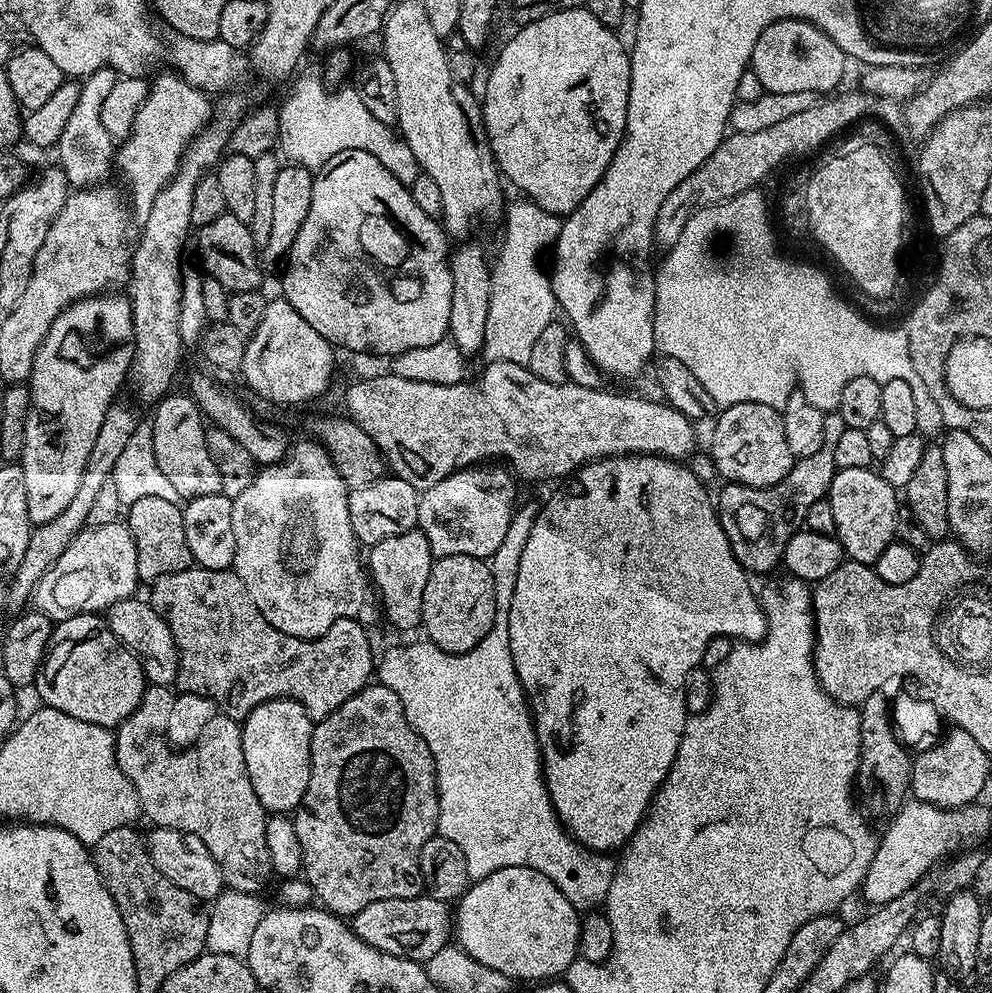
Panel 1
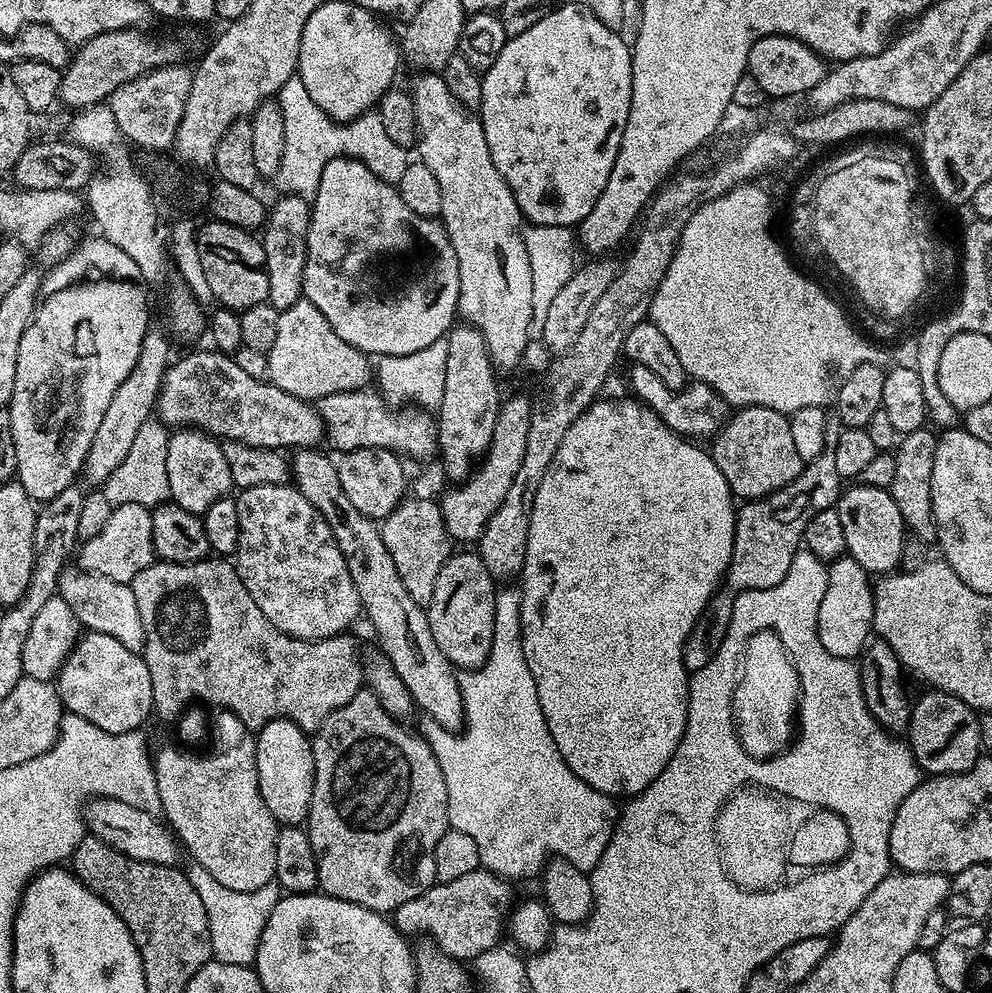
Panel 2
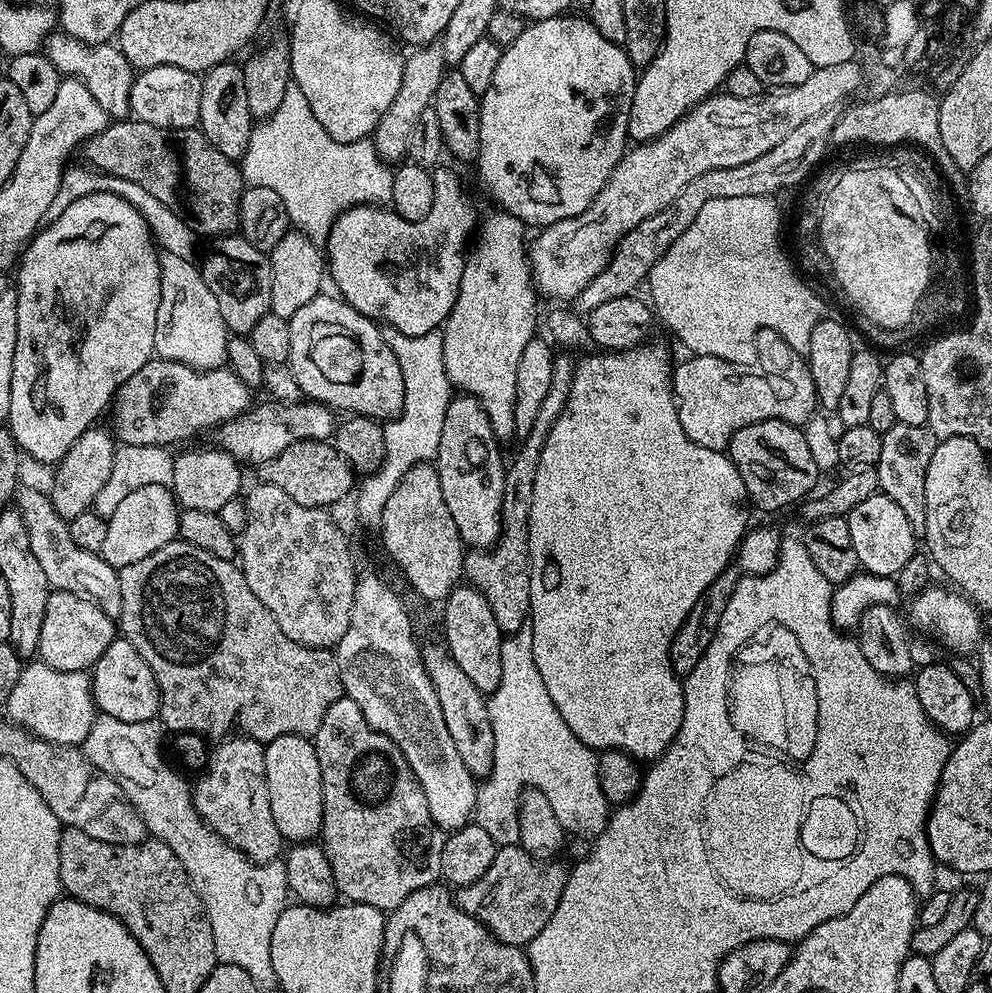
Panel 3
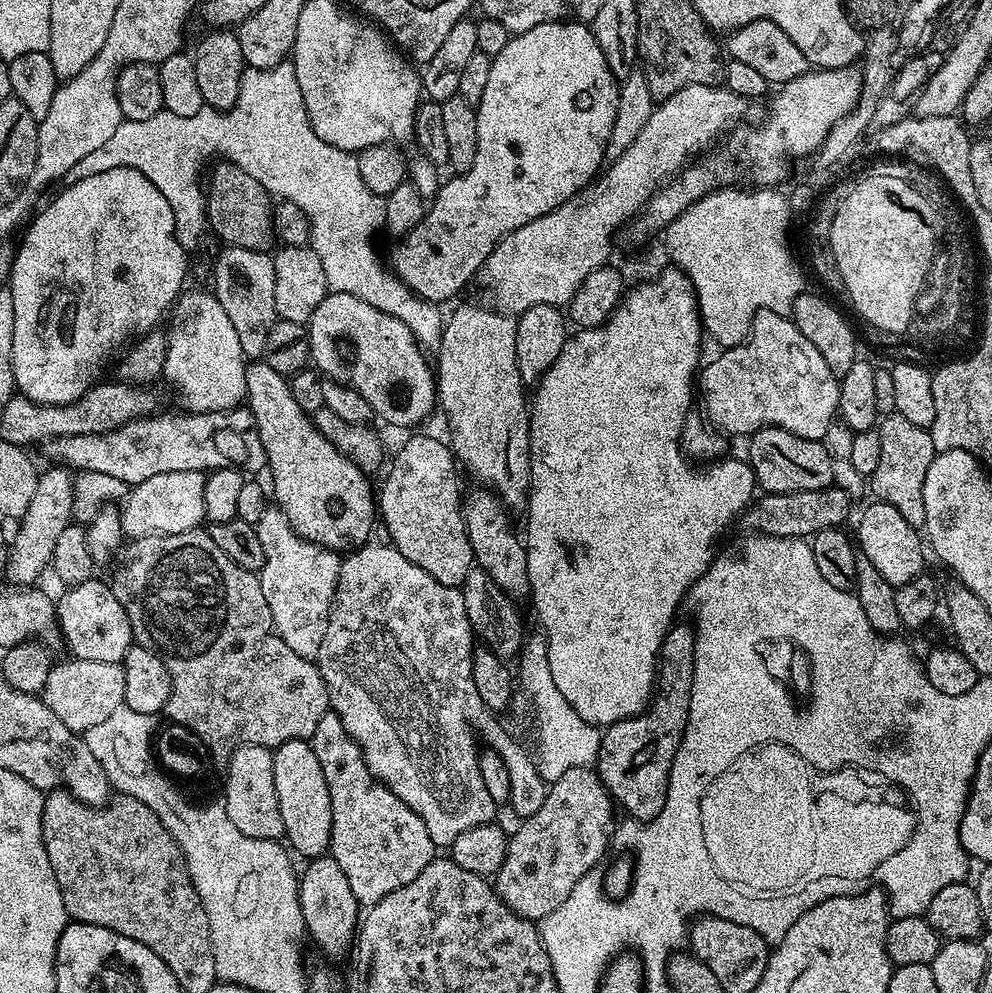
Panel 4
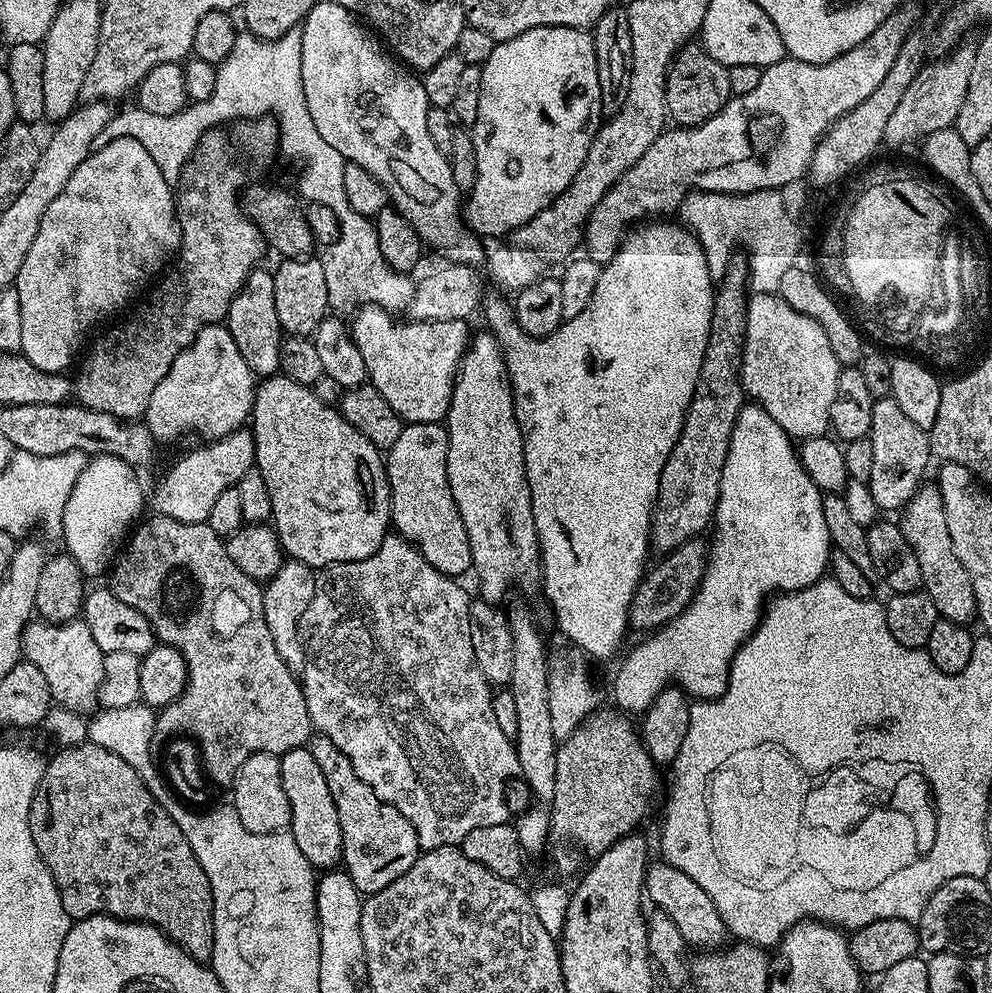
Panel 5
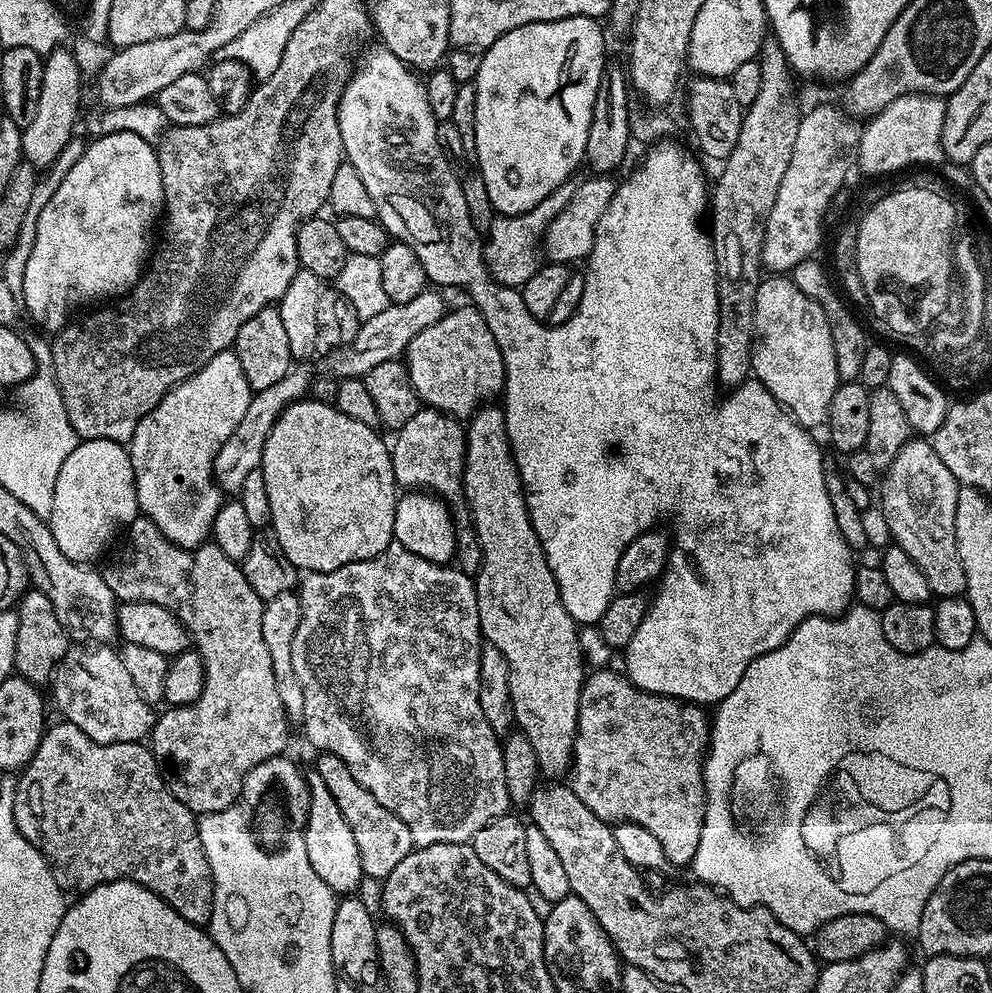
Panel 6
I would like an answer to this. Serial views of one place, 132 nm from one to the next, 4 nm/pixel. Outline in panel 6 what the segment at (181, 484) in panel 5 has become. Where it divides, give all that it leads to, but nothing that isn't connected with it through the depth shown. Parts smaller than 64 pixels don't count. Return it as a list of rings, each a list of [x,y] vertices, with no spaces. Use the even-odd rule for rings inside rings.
[[[304,366],[293,367],[291,372],[282,378],[282,382],[274,382],[274,386],[266,386],[266,390],[255,393],[246,406],[246,415],[242,417],[242,422],[234,429],[234,434],[222,442],[218,454],[214,458],[212,475],[216,477],[216,484],[221,492],[225,494],[239,494],[242,490],[242,482],[246,482],[246,477],[250,470],[260,467],[262,462],[262,450],[266,450],[266,438],[270,438],[270,430],[274,422],[296,400],[305,399],[306,393],[310,388],[310,375]]]

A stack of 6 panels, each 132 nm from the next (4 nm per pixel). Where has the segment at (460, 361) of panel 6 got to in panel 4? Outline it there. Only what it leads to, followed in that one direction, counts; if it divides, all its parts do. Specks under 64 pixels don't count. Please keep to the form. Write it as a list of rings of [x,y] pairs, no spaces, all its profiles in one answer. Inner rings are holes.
[[[332,292],[325,296],[324,301],[314,310],[309,318],[308,345],[312,351],[310,357],[315,371],[321,377],[337,380],[339,384],[347,384],[358,390],[366,402],[370,402],[373,413],[381,416],[388,424],[397,424],[400,428],[408,428],[411,424],[420,424],[432,408],[437,407],[436,378],[433,365],[426,357],[425,349],[416,343],[416,336],[408,329],[404,322],[398,322],[390,314],[382,314],[370,302],[362,302],[362,298],[354,298],[354,294]]]

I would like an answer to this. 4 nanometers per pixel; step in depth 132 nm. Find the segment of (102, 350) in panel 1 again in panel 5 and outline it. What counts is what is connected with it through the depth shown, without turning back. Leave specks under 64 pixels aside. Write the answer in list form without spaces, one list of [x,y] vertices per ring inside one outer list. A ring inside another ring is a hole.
[[[118,138],[107,144],[105,148],[89,152],[87,158],[82,162],[82,166],[78,166],[78,170],[74,170],[74,174],[70,174],[70,182],[66,182],[62,194],[58,194],[58,198],[54,198],[54,202],[50,202],[46,214],[42,214],[38,234],[34,238],[34,246],[30,246],[30,254],[26,254],[26,262],[22,262],[22,270],[18,270],[14,285],[18,290],[18,303],[22,306],[20,352],[30,362],[34,362],[34,366],[38,366],[38,370],[57,374],[67,373],[72,359],[74,359],[74,364],[77,357],[81,355],[80,343],[83,342],[84,335],[95,324],[102,323],[107,316],[112,316],[119,308],[126,307],[136,295],[139,297],[169,267],[170,261],[180,251],[180,224],[176,221],[176,202],[174,188],[173,192],[172,188],[170,181],[162,178],[162,170],[158,170],[158,162],[154,162],[154,158],[150,158],[146,146],[142,146],[142,142],[138,142],[134,138]]]

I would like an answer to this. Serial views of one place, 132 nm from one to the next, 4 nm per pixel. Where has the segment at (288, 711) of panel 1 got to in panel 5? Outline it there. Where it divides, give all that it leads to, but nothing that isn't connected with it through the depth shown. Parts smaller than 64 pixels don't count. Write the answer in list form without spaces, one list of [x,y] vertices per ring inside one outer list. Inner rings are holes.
[[[306,746],[285,752],[280,756],[280,769],[282,788],[286,790],[286,798],[290,802],[290,831],[294,842],[298,842],[298,850],[306,854],[313,868],[335,869],[344,858],[342,826],[338,826],[338,810],[334,807],[334,798],[330,798],[330,786],[326,786],[326,778],[314,754],[310,754]]]

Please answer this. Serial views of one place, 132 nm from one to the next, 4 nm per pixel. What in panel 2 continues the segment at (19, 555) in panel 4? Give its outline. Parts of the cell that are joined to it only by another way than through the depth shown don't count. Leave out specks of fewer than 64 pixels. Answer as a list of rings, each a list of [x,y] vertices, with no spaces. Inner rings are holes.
[[[149,327],[148,333],[142,338],[142,350],[138,354],[138,362],[134,362],[134,370],[126,374],[126,382],[114,390],[114,398],[110,398],[110,406],[106,406],[106,414],[98,425],[98,434],[94,434],[94,442],[86,454],[82,469],[83,479],[88,479],[92,486],[102,486],[107,482],[114,470],[125,461],[126,454],[130,453],[130,446],[138,430],[142,429],[142,424],[153,419],[156,399],[173,359],[172,348],[168,345],[169,333],[160,328]]]

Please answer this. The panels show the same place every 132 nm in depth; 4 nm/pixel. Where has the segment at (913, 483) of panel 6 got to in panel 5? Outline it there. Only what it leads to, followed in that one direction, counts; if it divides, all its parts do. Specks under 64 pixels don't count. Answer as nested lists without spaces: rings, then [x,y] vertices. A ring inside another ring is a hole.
[[[935,483],[920,485],[914,498],[910,498],[910,502],[902,509],[898,523],[902,534],[906,534],[906,542],[910,542],[910,550],[914,550],[914,558],[918,558],[918,567],[922,570],[922,590],[934,602],[938,616],[956,624],[971,625],[971,620],[973,623],[976,616],[974,582],[970,582],[966,566],[962,566],[958,554],[954,554],[954,542],[950,542],[942,494]]]

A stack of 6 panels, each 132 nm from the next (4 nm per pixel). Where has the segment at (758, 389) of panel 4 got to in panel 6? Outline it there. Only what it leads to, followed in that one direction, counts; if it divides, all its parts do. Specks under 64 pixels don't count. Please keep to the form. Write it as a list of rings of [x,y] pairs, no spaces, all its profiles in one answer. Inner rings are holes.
[[[772,274],[767,278],[761,279],[758,286],[758,294],[754,298],[754,330],[752,331],[752,367],[751,375],[759,380],[761,386],[772,395],[774,399],[786,411],[791,414],[794,419],[804,428],[816,430],[816,427],[827,425],[828,411],[830,410],[830,398],[834,398],[834,390],[842,383],[838,374],[838,366],[834,362],[834,338],[830,334],[830,326],[826,314],[822,310],[822,306],[818,306],[818,302],[814,302],[806,294],[802,294],[802,290],[798,290],[798,286],[794,286],[794,282],[787,275]]]

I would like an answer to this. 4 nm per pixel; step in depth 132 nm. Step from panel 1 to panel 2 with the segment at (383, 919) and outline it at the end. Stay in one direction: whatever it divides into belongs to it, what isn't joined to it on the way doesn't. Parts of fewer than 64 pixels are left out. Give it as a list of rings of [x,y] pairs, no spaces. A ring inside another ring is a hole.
[[[487,870],[462,874],[462,878],[454,878],[454,882],[437,882],[418,894],[418,898],[402,902],[394,913],[394,923],[405,937],[427,938],[447,956],[461,962],[472,962],[501,943],[500,931],[505,931],[514,904],[508,888],[511,888],[509,881]]]

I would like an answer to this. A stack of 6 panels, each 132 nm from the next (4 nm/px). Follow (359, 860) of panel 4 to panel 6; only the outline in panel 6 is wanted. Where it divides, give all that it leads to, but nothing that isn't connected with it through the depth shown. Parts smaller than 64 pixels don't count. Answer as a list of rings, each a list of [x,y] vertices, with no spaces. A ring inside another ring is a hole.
[[[329,752],[319,753],[315,758],[314,771],[322,774],[322,782],[326,782],[334,802],[338,802],[338,810],[342,810],[342,818],[346,818],[354,834],[365,877],[369,881],[383,882],[390,870],[394,870],[394,866],[398,866],[398,862],[402,862],[402,858],[406,858],[406,854],[410,854],[414,847],[406,822],[402,822],[398,814],[390,814],[390,810],[386,810],[386,806],[382,806],[382,802],[378,802],[370,790],[366,790],[366,786],[359,784],[354,774],[350,774],[350,766],[346,766],[342,758]]]

